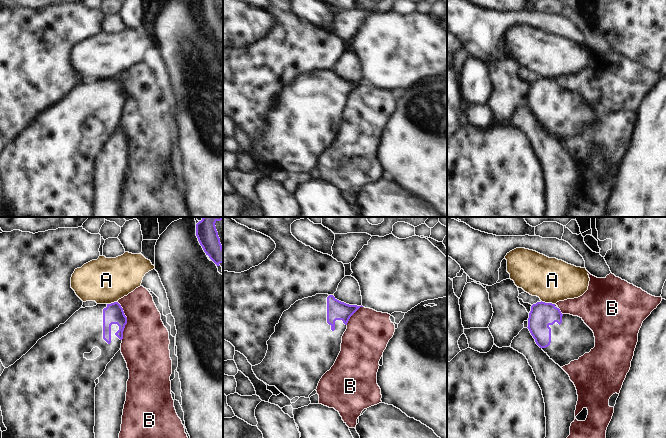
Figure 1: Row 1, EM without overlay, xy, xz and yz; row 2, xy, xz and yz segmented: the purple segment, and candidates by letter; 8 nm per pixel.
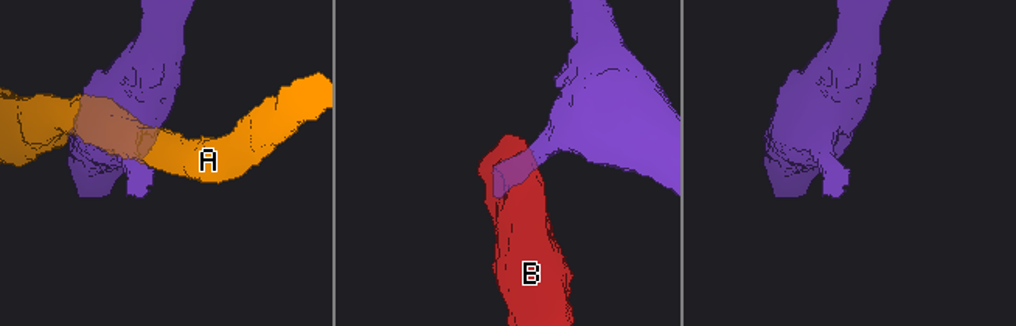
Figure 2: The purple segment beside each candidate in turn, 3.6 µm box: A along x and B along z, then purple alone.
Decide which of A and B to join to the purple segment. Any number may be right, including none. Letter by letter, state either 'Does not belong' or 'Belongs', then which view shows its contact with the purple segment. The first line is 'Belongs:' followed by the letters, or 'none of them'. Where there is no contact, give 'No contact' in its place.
Belongs: none of them
A: Does not belong. Touches purple in yz
B: Does not belong. Touches purple in xy.

